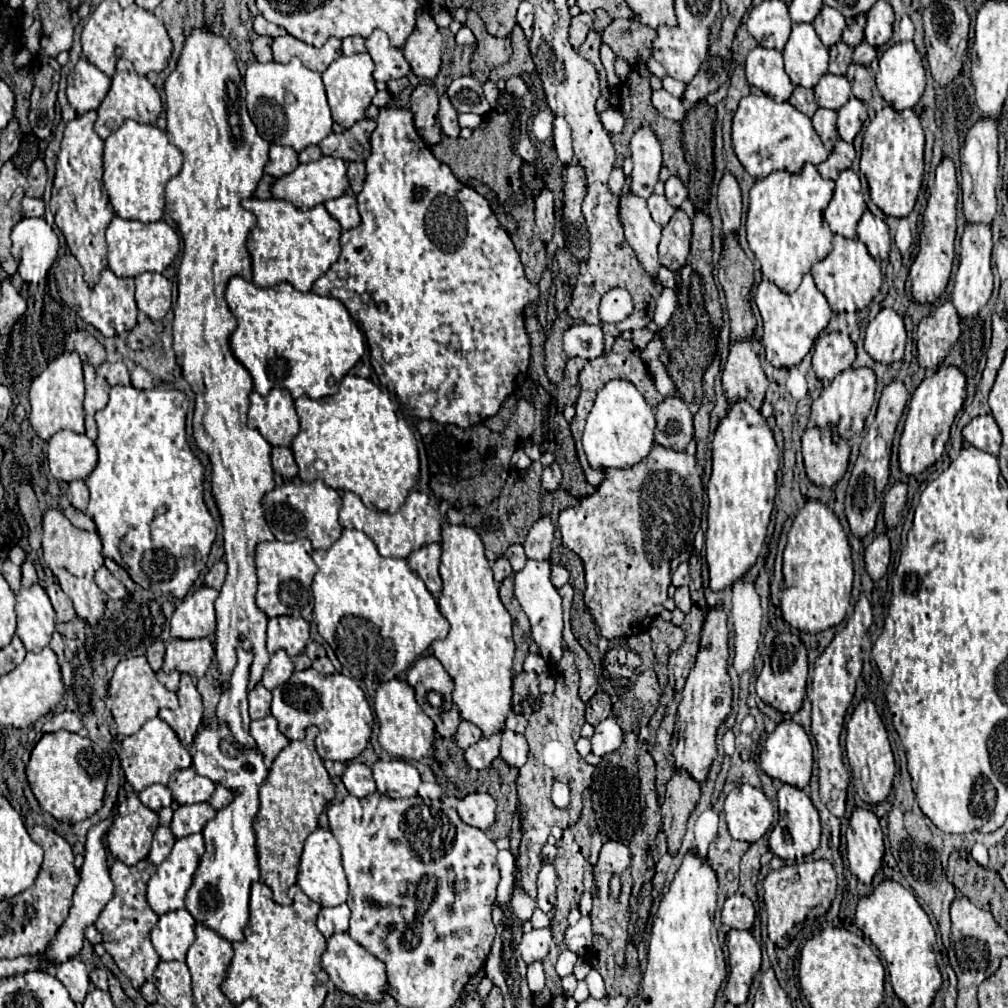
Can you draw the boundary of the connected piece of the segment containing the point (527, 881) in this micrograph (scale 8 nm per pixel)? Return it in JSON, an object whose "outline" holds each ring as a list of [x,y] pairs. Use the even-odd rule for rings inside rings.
{"outline":[[[564,651],[564,661],[560,665],[550,665],[552,673],[556,677],[556,691],[552,695],[542,697],[542,705],[536,713],[530,715],[530,723],[526,729],[526,741],[530,743],[528,761],[524,767],[520,767],[518,775],[518,801],[520,801],[520,813],[524,813],[524,837],[520,843],[520,873],[522,873],[522,887],[526,893],[536,897],[536,877],[542,867],[540,849],[546,843],[550,829],[554,825],[558,827],[570,827],[578,821],[582,811],[582,793],[592,783],[594,767],[588,765],[580,753],[576,751],[576,741],[580,739],[580,727],[584,725],[584,701],[578,695],[578,669],[574,663],[574,653]],[[554,779],[562,779],[570,785],[572,801],[568,813],[560,813],[550,801],[550,787]]]}

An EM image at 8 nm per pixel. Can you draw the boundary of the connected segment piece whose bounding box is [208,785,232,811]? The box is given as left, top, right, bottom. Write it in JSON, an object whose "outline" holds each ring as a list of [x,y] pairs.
{"outline":[[[218,785],[208,803],[212,805],[212,809],[218,811],[218,809],[222,809],[224,805],[228,805],[228,801],[232,801],[232,793],[228,793],[228,789],[224,789],[222,785]]]}

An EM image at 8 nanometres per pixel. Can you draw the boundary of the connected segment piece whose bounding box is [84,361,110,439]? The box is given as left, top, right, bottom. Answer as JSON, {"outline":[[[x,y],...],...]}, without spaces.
{"outline":[[[86,361],[84,363],[84,383],[86,383],[86,399],[84,399],[84,411],[86,411],[86,435],[90,439],[96,439],[96,421],[94,413],[104,409],[108,403],[110,385],[104,377],[96,373],[96,369]]]}

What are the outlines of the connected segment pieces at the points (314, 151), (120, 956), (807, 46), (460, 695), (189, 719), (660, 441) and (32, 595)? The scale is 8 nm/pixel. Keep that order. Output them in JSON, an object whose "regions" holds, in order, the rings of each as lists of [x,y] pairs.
{"regions":[[[[310,145],[310,147],[306,147],[304,151],[300,151],[300,155],[298,155],[300,163],[316,161],[316,159],[320,159],[320,157],[322,157],[322,153],[320,153],[320,147],[318,147],[318,145]]],[[[142,859],[134,867],[128,867],[122,861],[116,861],[110,867],[110,877],[114,881],[116,891],[114,891],[114,897],[110,899],[110,903],[106,905],[106,909],[100,913],[98,921],[94,923],[94,927],[102,933],[102,939],[104,939],[102,945],[112,955],[118,969],[124,975],[128,975],[134,989],[140,989],[146,981],[152,979],[152,973],[160,961],[160,957],[156,955],[156,951],[152,949],[152,943],[150,943],[150,931],[158,921],[158,915],[146,903],[146,883],[148,883],[146,873],[144,873],[146,865],[148,865],[148,877],[150,877],[156,871],[156,865],[146,859]]],[[[810,23],[792,25],[792,35],[784,47],[784,67],[790,81],[802,87],[814,87],[828,71],[828,47]]],[[[450,525],[442,529],[440,545],[442,593],[438,607],[450,623],[450,631],[444,639],[432,643],[432,651],[454,681],[452,701],[460,717],[474,723],[482,731],[482,737],[492,737],[494,733],[502,733],[512,711],[512,619],[498,597],[480,535],[470,527]]],[[[182,673],[182,677],[180,677],[180,687],[176,693],[180,699],[178,709],[174,709],[174,711],[164,709],[158,715],[176,731],[182,745],[190,747],[194,733],[202,723],[202,697],[200,697],[192,677],[186,673]]],[[[666,397],[656,407],[654,443],[666,449],[684,451],[692,439],[692,413],[680,397]]],[[[30,561],[22,565],[22,587],[16,595],[16,635],[22,639],[28,651],[38,653],[44,649],[54,633],[54,609],[48,593],[40,587],[36,569]]]]}

